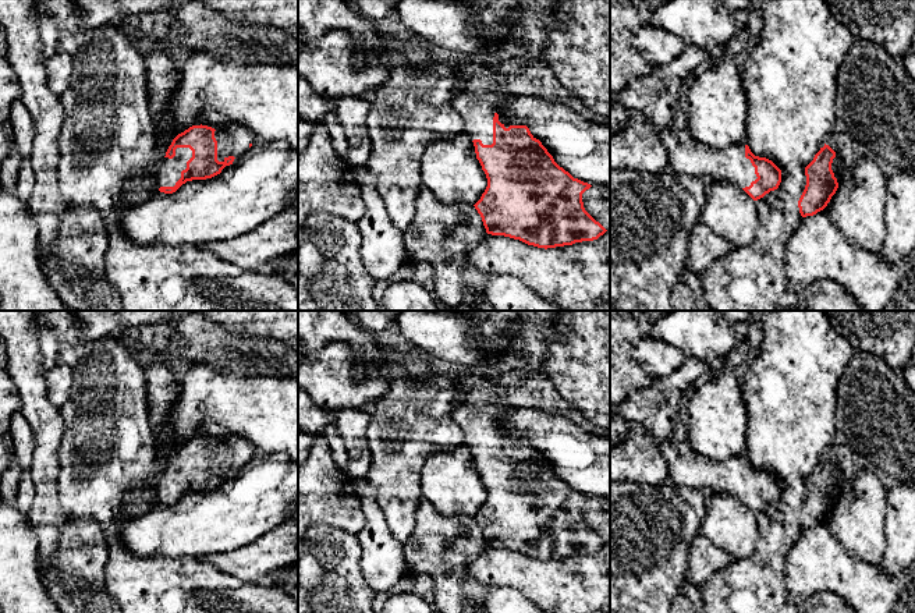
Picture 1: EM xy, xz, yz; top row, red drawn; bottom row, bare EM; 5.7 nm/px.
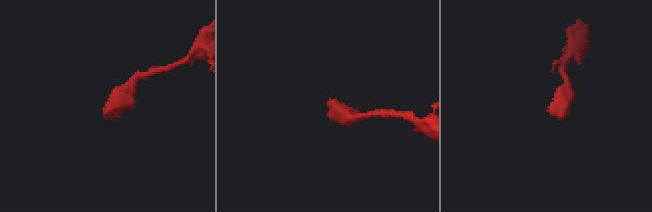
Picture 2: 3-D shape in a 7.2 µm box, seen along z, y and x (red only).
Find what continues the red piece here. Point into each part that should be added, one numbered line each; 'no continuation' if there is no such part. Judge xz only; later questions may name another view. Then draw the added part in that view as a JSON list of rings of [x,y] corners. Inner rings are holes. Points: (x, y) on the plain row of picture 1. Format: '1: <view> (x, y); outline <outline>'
1: xz (485, 404); outline [[[471,372],[454,375],[453,379],[462,394],[462,401],[454,405],[451,415],[465,435],[464,444],[472,453],[480,451],[483,457],[492,457],[493,429],[497,425],[499,433],[506,440],[510,439],[501,421],[514,407],[508,403],[497,378],[490,379]]]

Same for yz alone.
1: yz (687, 468); outline [[[674,437],[663,440],[659,449],[668,468],[668,481],[680,488],[707,488],[740,500],[749,499],[758,490],[755,479],[745,470],[746,454],[716,461],[696,454],[687,442]]]

